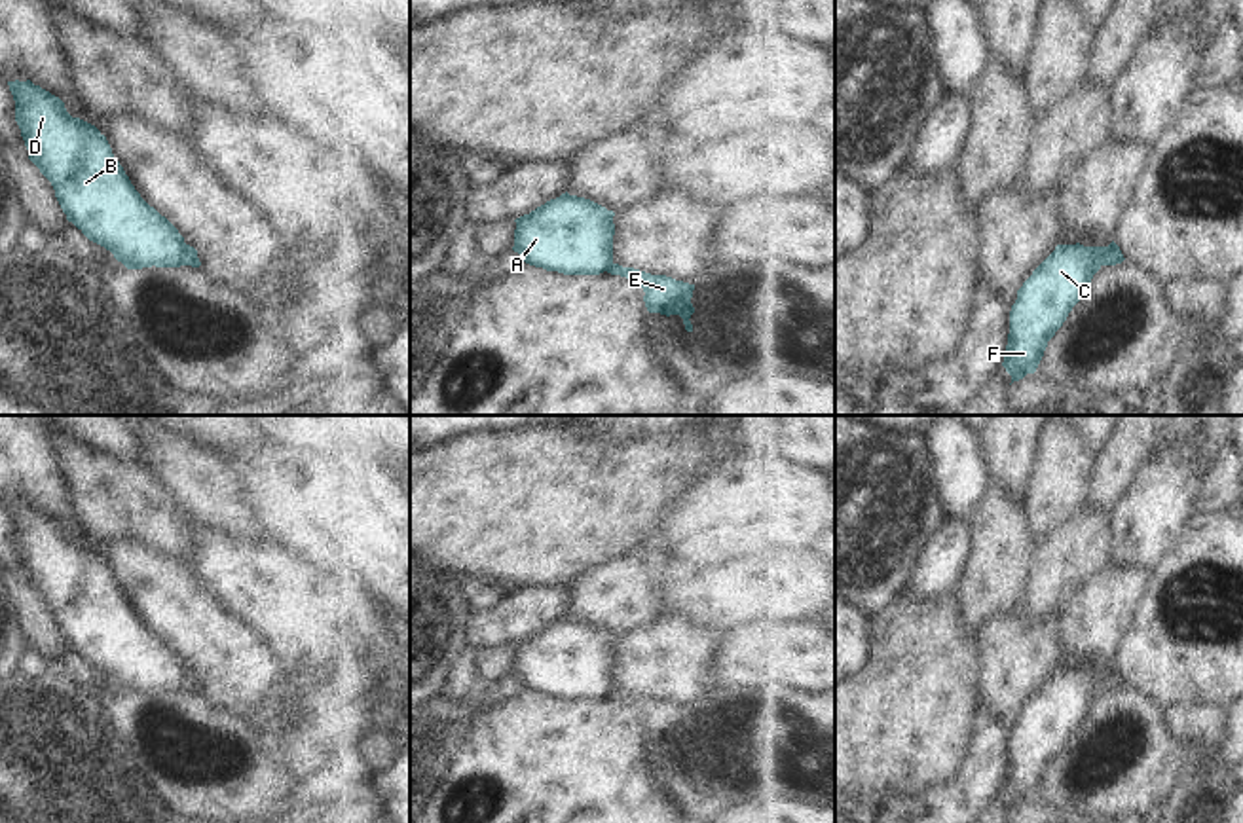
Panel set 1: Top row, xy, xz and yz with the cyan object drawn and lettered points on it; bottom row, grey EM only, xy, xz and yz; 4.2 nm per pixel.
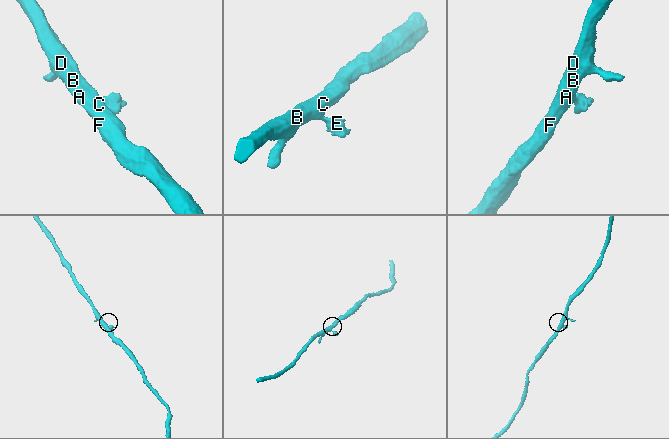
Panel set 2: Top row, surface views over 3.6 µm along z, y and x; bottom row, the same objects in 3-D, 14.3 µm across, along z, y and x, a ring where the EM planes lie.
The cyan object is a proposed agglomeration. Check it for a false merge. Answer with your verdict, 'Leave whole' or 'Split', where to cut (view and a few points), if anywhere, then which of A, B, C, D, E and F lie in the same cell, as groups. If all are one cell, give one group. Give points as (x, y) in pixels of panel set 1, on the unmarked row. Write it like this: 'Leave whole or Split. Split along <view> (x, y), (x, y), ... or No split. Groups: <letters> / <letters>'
Split. Split along xy (186, 670), (181, 689). Groups: A B C D F / E.

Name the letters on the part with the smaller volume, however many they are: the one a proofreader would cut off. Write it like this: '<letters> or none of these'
E

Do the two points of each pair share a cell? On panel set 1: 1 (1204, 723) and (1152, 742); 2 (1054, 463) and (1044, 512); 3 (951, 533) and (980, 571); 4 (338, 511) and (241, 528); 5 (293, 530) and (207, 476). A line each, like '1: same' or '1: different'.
1: different
2: same
3: different
4: different
5: same

